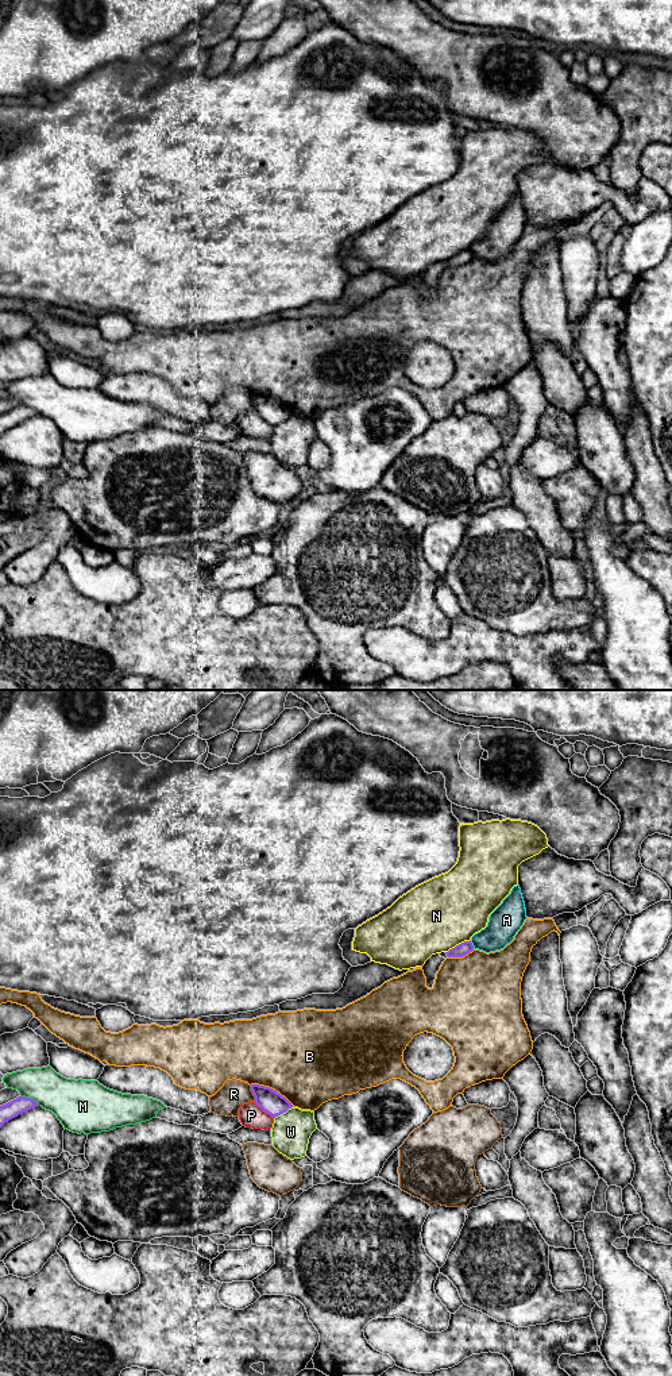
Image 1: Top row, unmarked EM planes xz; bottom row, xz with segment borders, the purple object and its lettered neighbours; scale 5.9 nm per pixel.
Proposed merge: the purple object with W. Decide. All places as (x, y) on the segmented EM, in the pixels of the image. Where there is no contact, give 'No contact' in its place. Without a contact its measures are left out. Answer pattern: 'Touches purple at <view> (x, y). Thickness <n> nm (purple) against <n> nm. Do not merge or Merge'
Touches purple at xz (282, 1113). Thickness 140 nm (purple) against 240 nm. Do not merge

